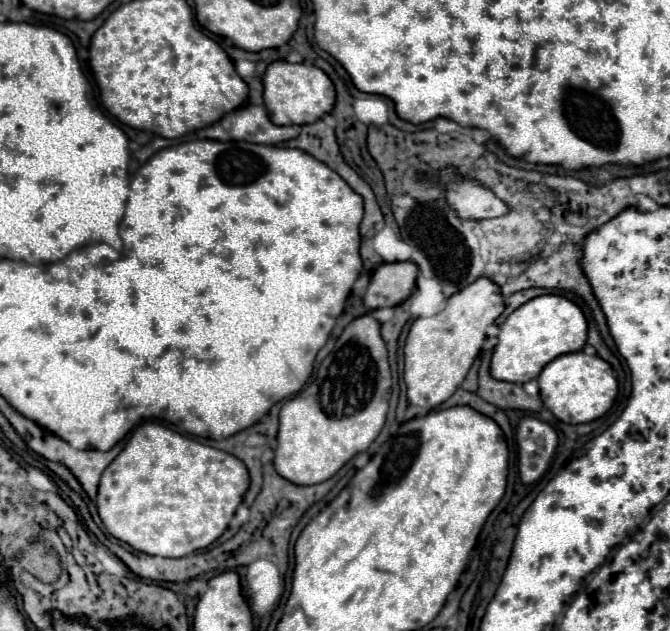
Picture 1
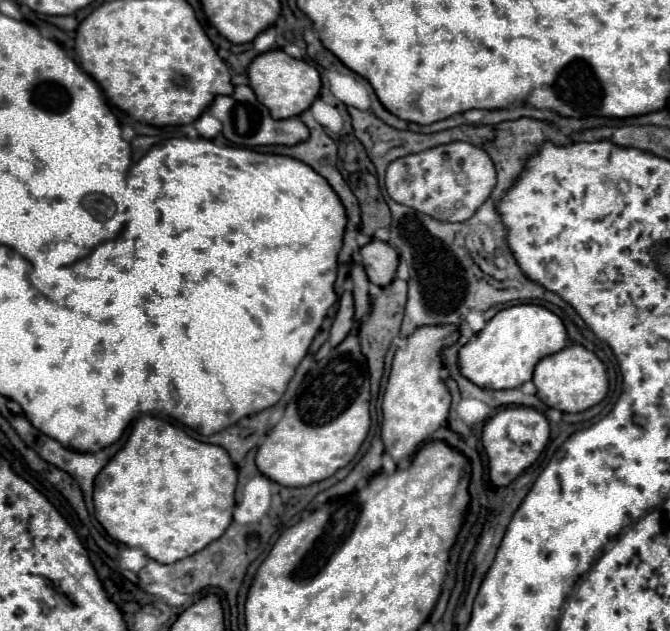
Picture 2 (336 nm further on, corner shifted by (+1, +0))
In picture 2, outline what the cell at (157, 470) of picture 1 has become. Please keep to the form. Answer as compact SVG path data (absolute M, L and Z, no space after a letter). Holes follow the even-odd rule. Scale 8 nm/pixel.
M139 416L125 446L95 478L95 516L113 540L141 548L159 564L171 564L203 550L229 528L233 520L235 486L235 464L221 446L203 444L161 418Z

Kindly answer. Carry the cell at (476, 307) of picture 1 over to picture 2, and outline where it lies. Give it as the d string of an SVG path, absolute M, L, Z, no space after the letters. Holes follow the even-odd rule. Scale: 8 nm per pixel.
M431 326L431 328L419 328L407 338L407 346L399 348L391 374L387 380L387 388L383 394L383 422L381 422L381 440L385 446L385 452L395 460L397 468L405 466L413 452L419 450L419 446L445 424L449 406L451 406L451 394L447 386L441 382L441 348L449 346L457 340L459 332L457 326Z

